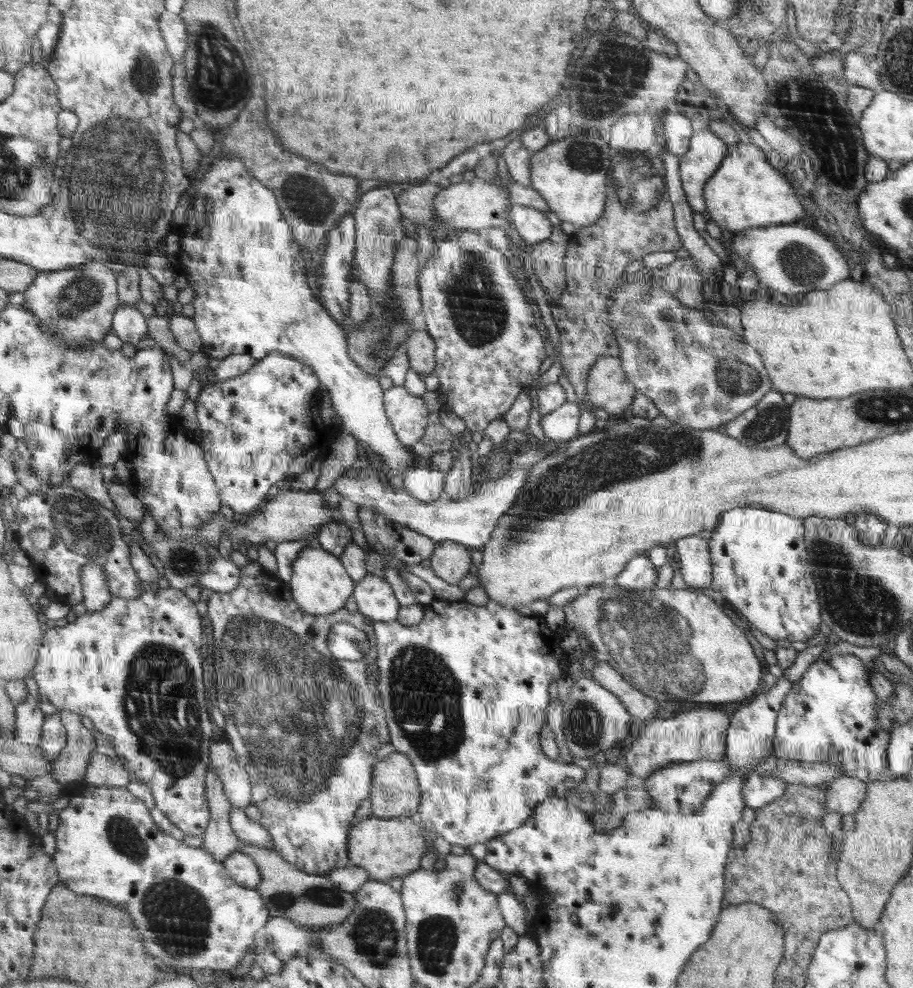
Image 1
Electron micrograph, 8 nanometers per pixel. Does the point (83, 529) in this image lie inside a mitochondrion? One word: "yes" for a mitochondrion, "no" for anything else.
yes

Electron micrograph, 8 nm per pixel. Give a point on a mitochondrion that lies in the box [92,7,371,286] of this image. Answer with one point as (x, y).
(220, 74)

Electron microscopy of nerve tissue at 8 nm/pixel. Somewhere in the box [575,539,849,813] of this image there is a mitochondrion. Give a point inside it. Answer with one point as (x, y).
(649, 636)

